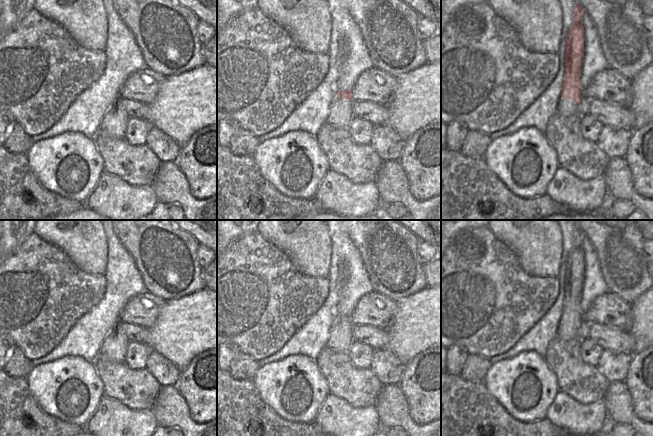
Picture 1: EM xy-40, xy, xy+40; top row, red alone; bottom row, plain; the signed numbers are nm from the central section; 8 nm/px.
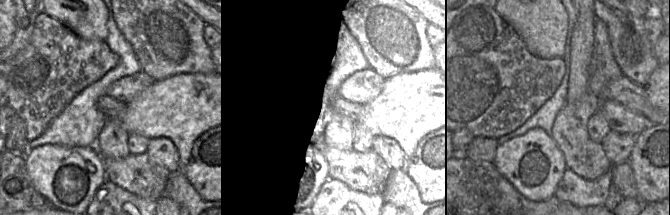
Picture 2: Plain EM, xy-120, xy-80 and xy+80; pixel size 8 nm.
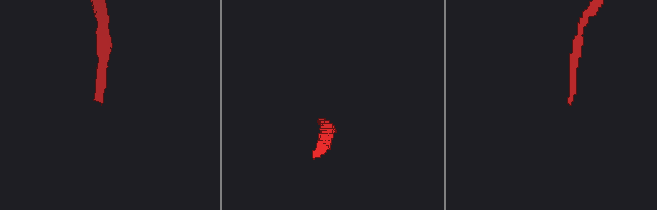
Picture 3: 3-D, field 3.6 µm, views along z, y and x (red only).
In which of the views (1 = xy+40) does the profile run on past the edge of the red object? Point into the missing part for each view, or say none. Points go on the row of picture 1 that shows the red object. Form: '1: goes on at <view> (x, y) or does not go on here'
1: goes on at xy+40 (566, 107)

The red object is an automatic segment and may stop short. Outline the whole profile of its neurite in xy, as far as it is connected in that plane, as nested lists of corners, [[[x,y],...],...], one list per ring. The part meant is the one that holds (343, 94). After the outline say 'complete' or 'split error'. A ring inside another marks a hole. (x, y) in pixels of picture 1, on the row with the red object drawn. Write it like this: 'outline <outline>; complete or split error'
outline [[[339,90],[330,108],[326,123],[337,129],[348,129],[354,117],[352,114],[352,90]]]; split error

